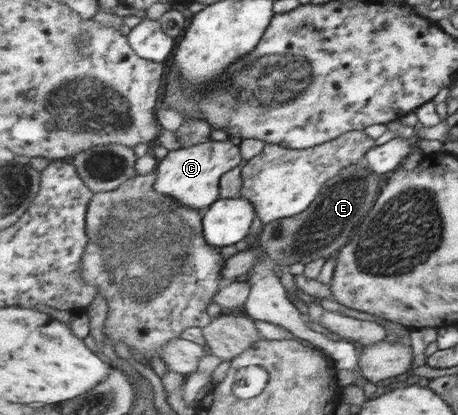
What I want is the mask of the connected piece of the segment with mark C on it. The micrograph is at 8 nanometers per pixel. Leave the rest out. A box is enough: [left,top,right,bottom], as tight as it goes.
[154,140,245,210]

